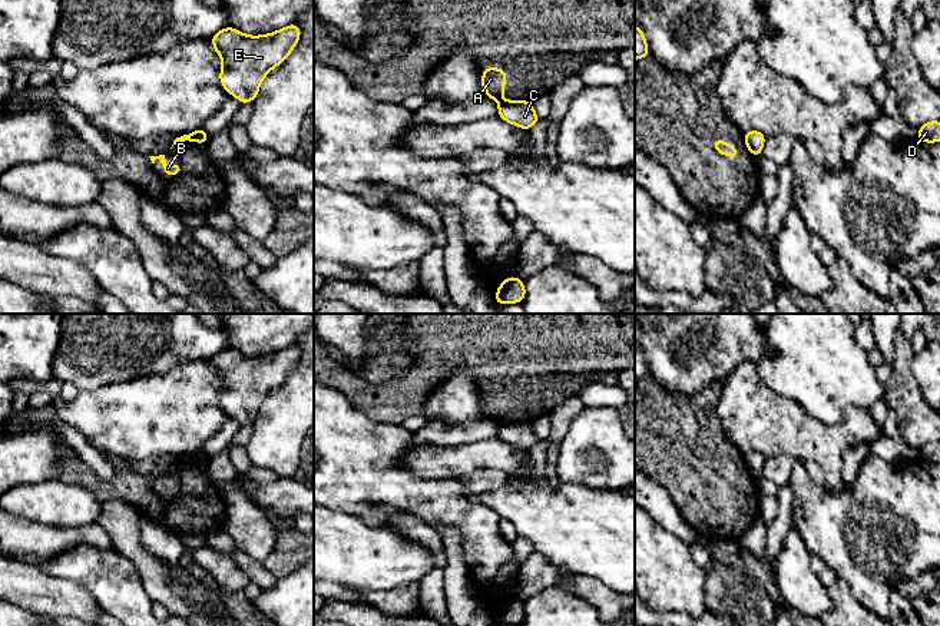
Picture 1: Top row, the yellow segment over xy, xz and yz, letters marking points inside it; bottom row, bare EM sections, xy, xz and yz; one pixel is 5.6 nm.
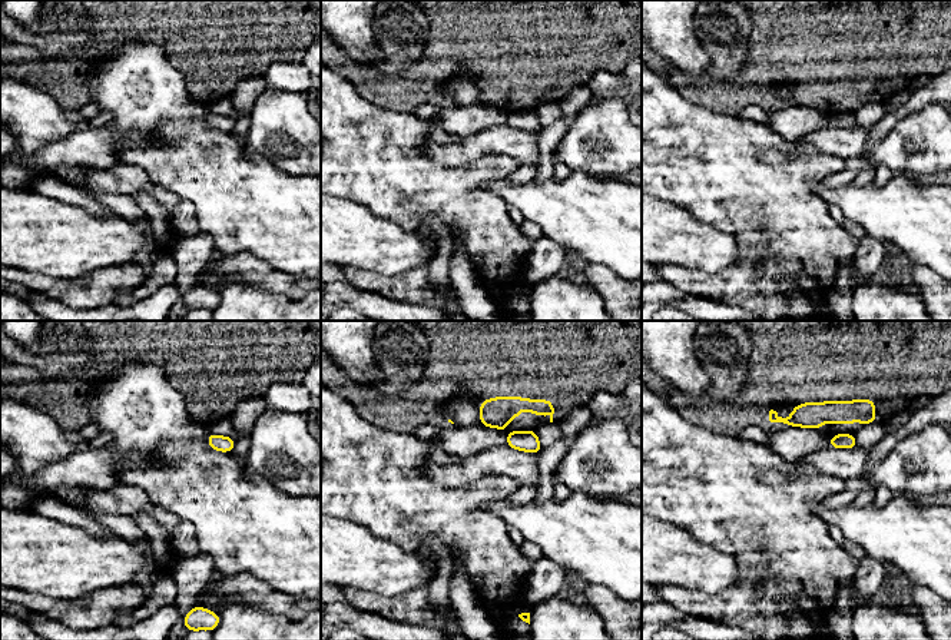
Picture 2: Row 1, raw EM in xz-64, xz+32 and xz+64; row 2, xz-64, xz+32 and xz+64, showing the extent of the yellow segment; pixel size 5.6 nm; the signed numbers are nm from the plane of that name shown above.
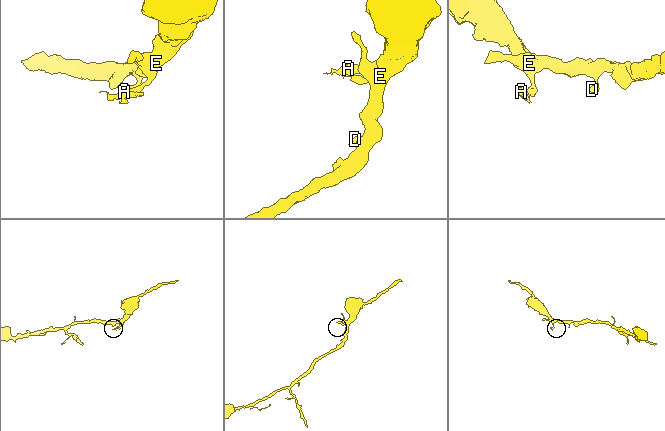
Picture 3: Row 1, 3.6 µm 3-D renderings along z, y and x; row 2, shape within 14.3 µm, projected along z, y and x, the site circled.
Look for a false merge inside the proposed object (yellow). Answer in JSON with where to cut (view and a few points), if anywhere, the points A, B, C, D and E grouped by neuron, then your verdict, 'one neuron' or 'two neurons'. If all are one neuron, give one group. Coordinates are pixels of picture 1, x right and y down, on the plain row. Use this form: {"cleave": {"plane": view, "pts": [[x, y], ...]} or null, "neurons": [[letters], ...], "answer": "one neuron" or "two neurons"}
{"cleave": {"plane": "xz", "pts": [[507, 421], [499, 424]]}, "neurons": [["A", "B"], ["C", "D", "E"]], "answer": "two neurons"}

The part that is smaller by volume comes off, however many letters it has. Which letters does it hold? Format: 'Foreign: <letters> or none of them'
Foreign: A, B

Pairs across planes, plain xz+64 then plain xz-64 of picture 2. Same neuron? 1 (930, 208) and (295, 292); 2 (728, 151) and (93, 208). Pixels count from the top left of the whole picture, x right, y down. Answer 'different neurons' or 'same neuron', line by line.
1: different neurons
2: different neurons

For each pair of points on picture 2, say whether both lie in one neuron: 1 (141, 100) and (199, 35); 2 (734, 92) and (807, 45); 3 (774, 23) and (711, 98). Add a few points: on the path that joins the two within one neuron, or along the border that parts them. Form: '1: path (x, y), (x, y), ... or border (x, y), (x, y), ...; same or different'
1: border (148, 40), (158, 45), (185, 78), (189, 93); different
2: path (752, 83), (788, 47); same
3: path (774, 47), (774, 57), (735, 96); same

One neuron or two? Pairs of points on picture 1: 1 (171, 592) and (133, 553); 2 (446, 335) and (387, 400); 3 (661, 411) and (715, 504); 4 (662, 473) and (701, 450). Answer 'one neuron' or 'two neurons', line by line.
1: one neuron
2: one neuron
3: one neuron
4: one neuron

